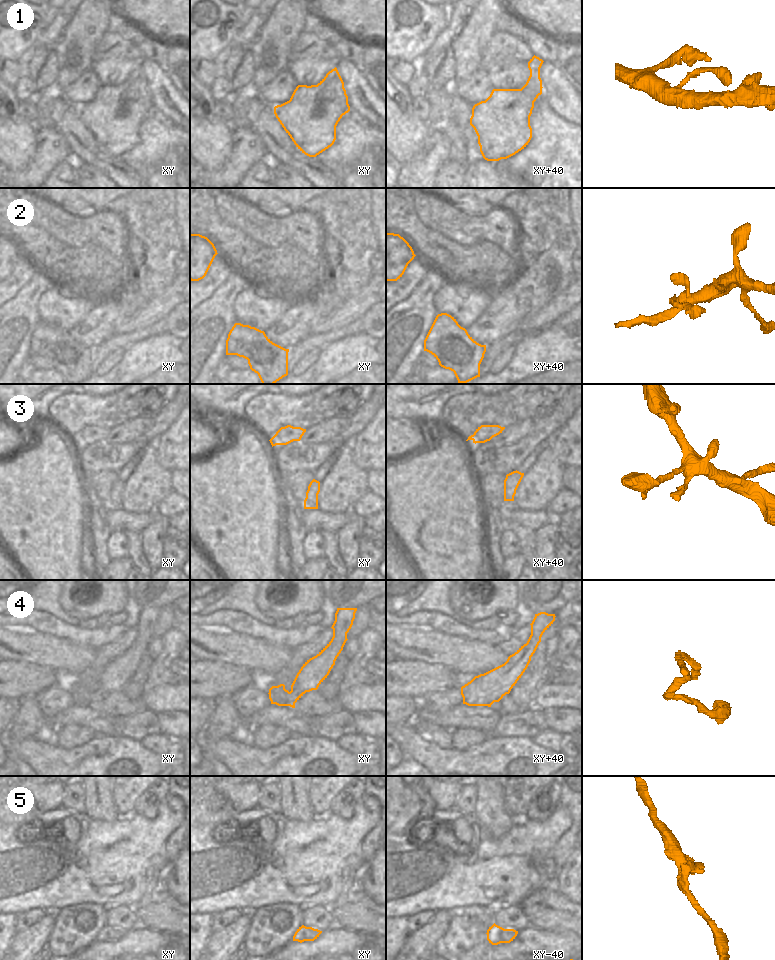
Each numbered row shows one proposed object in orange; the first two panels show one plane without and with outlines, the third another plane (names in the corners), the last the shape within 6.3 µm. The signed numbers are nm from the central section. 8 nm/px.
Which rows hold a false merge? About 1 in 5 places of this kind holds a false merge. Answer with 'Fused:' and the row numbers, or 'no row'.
Fused: no row

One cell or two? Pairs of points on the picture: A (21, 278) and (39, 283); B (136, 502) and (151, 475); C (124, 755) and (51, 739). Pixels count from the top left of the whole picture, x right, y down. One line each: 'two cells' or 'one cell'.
A: two cells
B: one cell
C: two cells

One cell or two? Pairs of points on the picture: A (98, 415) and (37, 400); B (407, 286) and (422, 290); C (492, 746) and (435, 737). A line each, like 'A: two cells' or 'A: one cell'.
A: two cells
B: two cells
C: two cells

